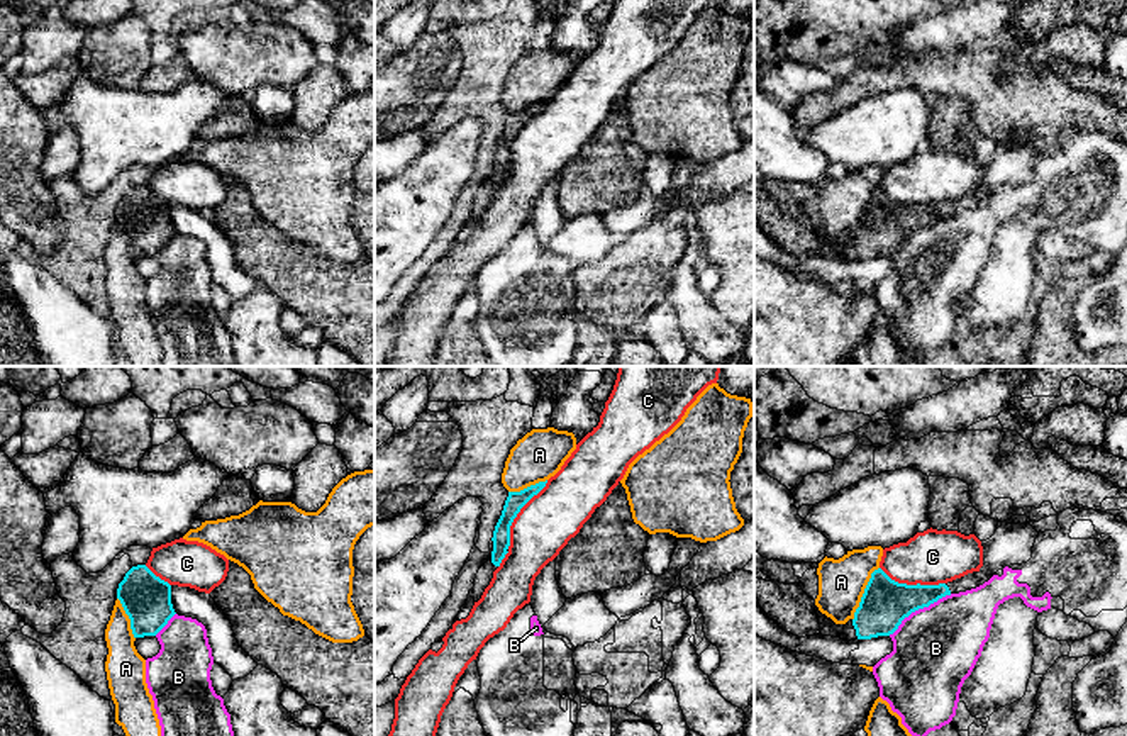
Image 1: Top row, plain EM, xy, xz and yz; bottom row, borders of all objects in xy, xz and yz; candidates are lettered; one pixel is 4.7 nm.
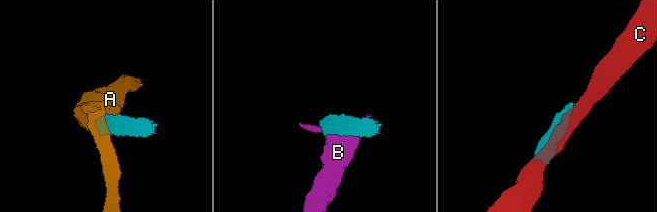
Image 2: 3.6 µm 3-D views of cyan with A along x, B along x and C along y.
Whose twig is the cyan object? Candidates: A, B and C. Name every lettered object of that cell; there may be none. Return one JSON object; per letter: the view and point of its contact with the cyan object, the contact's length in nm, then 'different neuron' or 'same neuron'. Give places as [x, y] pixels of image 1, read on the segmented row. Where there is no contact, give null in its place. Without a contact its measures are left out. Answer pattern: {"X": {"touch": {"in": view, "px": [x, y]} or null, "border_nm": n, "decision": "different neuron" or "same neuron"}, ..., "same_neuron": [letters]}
{"A": {"touch": {"in": "yz", "px": [863, 594]}, "border_nm": 280, "decision": "different neuron"}, "B": {"touch": {"in": "yz", "px": [919, 607]}, "border_nm": 360, "decision": "different neuron"}, "C": {"touch": {"in": "xz", "px": [517, 512]}, "border_nm": 380, "decision": "different neuron"}, "same_neuron": []}

